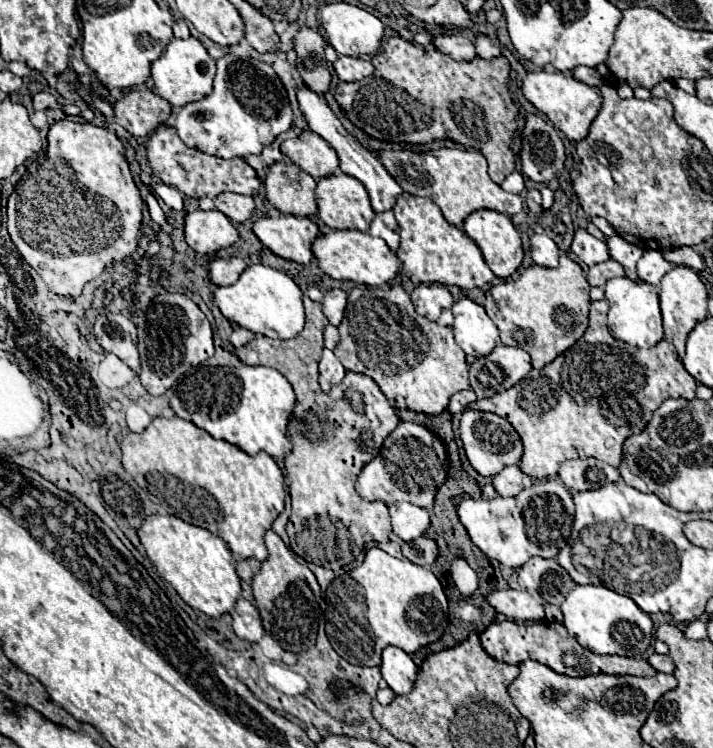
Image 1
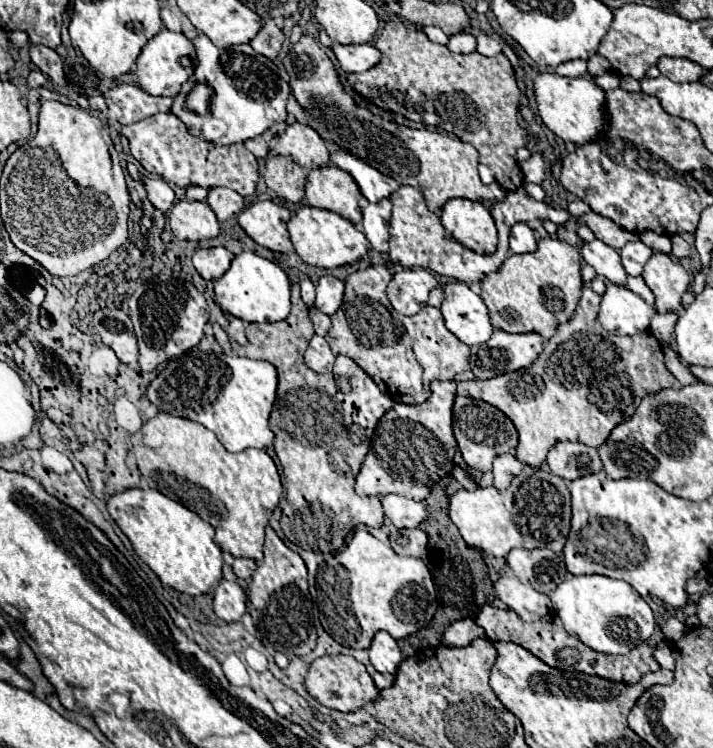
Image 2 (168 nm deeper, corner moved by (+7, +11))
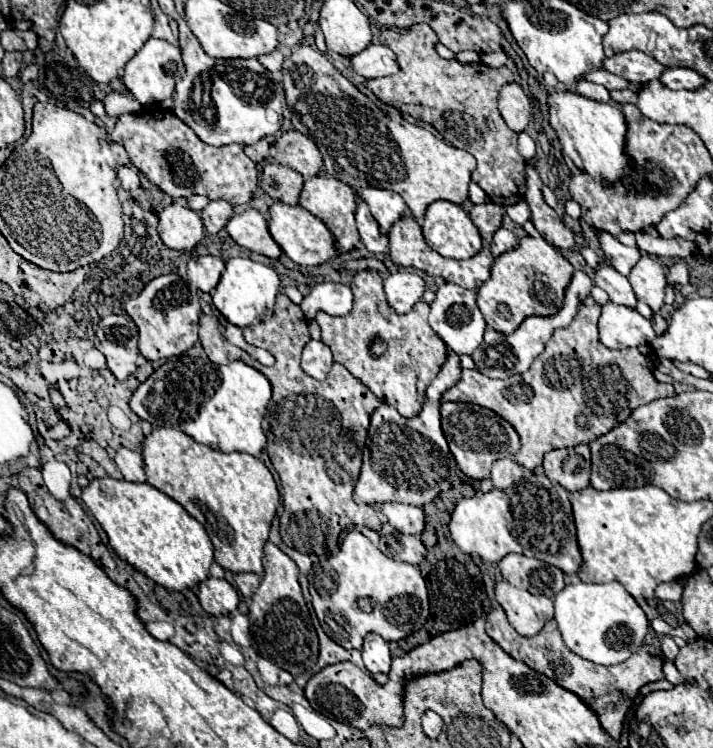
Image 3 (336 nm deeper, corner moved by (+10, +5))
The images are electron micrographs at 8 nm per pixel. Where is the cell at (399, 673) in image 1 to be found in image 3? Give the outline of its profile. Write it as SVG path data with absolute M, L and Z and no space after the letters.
M376 633L366 635L364 647L362 647L362 659L364 659L364 667L370 673L388 673L392 663L388 643Z

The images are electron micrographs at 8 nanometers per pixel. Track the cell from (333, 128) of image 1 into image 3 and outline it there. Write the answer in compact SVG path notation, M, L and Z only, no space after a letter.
M364 187L364 189L358 189L358 195L360 195L360 199L364 199L368 203L374 219L380 225L380 231L384 231L384 233L388 233L392 223L408 211L404 199L398 193L388 191L388 189Z

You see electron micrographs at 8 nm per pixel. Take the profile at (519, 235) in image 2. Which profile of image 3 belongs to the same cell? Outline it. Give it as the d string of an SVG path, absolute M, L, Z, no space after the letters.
M500 227L500 229L496 231L496 235L494 235L494 241L492 241L492 253L498 257L498 255L502 255L502 253L506 253L506 251L512 251L512 249L516 249L516 247L518 247L516 235L514 235L512 231Z

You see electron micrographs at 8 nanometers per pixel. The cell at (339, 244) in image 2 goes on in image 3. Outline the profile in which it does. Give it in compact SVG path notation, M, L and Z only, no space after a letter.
M276 201L270 207L268 229L270 229L270 235L274 237L274 241L282 247L282 251L298 265L306 265L306 267L322 265L322 263L330 261L332 257L336 257L338 247L336 247L332 231L318 217L314 217L310 211L306 211L300 205L286 205L286 203Z

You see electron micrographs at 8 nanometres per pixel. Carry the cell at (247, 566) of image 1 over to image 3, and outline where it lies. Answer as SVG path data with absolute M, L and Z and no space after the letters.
M236 573L234 583L236 583L238 591L248 599L256 591L256 587L260 583L260 577L256 573Z

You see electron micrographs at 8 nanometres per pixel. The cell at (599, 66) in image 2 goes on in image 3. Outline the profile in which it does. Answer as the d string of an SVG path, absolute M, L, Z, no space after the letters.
M626 51L624 55L616 55L612 59L606 59L602 65L606 71L624 77L626 81L636 83L648 83L652 79L660 79L666 67L652 59L650 55L644 55L642 51Z

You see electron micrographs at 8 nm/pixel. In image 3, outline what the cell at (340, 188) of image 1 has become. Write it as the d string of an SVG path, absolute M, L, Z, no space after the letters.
M328 175L310 177L304 183L304 189L300 193L300 205L326 223L326 227L332 231L332 235L336 239L338 249L342 249L342 251L352 251L360 241L358 231L356 231L356 221L354 221L356 203L358 203L358 197L352 191L352 187L334 177L328 177Z

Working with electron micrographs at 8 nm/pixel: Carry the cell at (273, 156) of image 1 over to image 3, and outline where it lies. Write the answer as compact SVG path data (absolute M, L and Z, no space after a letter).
M277 131L273 136L268 136L253 145L244 146L244 152L255 163L262 163L269 155L270 145L273 144L282 131Z

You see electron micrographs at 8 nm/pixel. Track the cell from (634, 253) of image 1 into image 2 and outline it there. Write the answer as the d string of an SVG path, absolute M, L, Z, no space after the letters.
M629 277L629 279L627 279L627 285L629 285L629 289L631 289L633 293L637 293L639 297L643 297L643 301L647 301L651 307L655 305L655 297L653 297L651 289L645 285L645 281L643 281L641 277Z

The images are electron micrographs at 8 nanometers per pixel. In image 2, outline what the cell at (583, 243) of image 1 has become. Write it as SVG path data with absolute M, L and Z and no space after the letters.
M595 239L591 243L583 243L581 255L597 271L597 275L605 277L613 285L627 287L627 273L619 261L619 253L613 247Z

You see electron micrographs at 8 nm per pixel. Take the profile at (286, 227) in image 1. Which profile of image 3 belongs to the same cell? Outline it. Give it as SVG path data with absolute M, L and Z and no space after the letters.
M246 209L244 213L234 215L228 221L226 231L244 249L250 249L272 259L278 259L282 255L280 245L272 239L268 231L268 217L258 209Z

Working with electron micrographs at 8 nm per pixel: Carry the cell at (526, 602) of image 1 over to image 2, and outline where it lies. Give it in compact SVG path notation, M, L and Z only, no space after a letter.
M503 575L495 583L497 597L515 611L523 621L539 621L547 613L551 613L551 599L539 591L535 591L531 585L521 583L515 575Z

